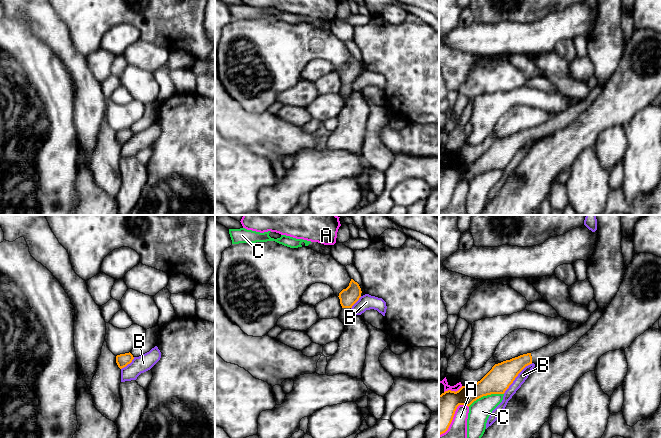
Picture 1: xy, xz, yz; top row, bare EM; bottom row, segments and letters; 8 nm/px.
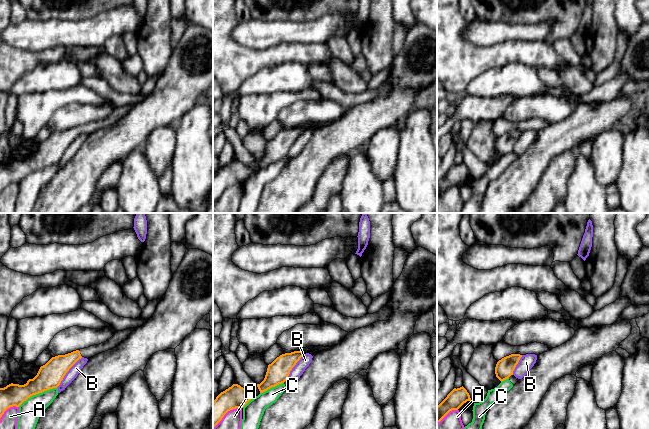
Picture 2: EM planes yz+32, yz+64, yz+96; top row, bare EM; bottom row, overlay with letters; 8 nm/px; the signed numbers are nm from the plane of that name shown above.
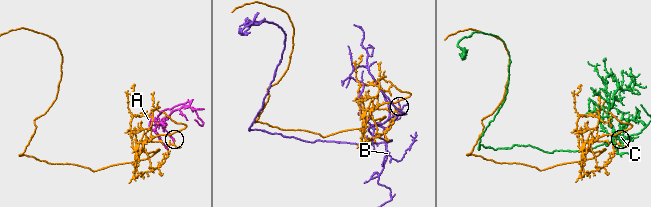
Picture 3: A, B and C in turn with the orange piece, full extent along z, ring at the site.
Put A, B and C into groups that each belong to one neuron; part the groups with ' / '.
A / B / C

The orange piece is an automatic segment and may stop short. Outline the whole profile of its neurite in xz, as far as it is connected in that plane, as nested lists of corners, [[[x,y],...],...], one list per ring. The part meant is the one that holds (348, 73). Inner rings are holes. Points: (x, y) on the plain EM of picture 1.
[[[351,55],[349,62],[339,69],[338,73],[340,75],[342,86],[338,94],[345,102],[354,91],[351,84],[359,76],[359,74],[361,73],[361,69],[362,67],[359,60],[353,55]]]

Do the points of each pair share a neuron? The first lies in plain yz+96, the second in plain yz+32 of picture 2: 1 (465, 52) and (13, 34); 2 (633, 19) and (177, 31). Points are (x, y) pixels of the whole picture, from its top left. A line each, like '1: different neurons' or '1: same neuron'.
1: different neurons
2: different neurons

